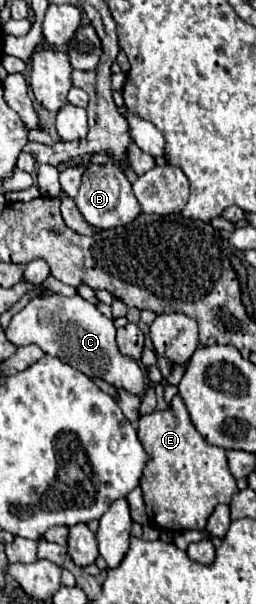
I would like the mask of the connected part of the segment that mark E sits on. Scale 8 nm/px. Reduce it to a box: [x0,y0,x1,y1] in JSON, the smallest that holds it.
[139,395,239,531]

